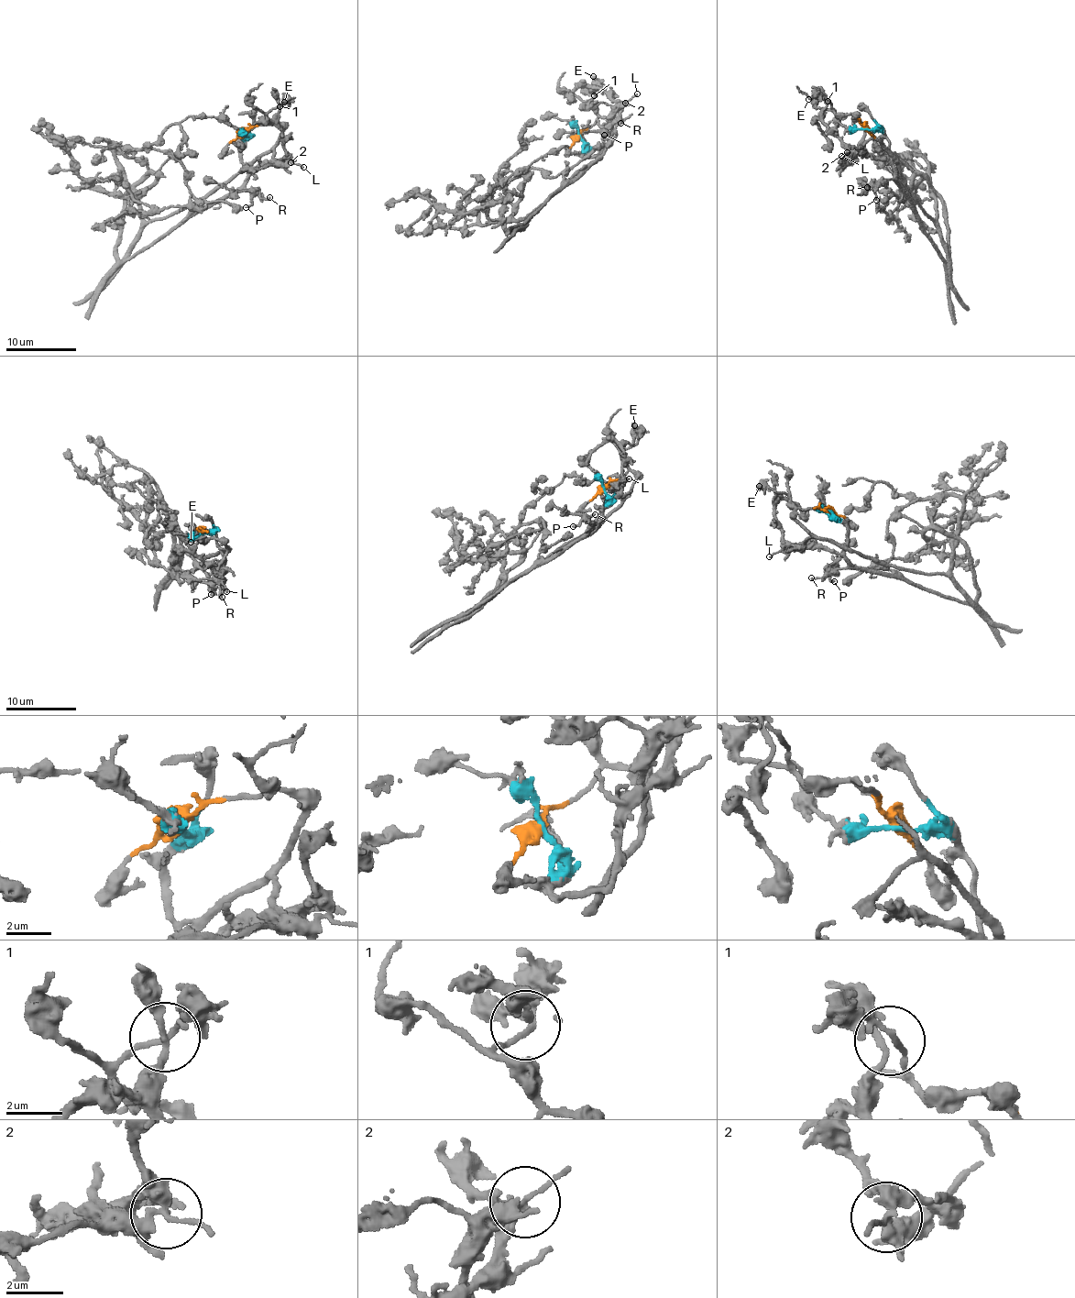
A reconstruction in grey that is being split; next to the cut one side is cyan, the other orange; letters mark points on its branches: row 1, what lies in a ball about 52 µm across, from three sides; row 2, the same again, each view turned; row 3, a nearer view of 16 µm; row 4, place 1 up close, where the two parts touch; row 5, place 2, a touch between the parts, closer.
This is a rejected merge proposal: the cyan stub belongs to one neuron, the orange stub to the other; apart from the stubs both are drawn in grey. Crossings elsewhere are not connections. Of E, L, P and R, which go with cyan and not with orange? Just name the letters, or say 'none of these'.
P, R

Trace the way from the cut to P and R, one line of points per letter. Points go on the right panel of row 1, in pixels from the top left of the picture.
P: (866, 128), (881, 132), (889, 141), (889, 155), (894, 170), (893, 178), (875, 184), (875, 199)
R: (866, 128), (881, 132), (889, 141), (894, 177), (881, 181), (872, 189), (868, 186)

